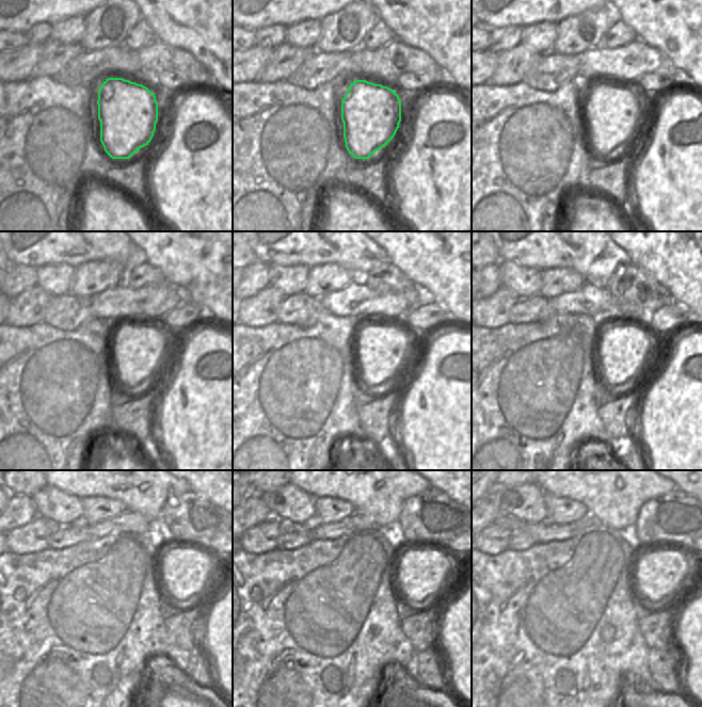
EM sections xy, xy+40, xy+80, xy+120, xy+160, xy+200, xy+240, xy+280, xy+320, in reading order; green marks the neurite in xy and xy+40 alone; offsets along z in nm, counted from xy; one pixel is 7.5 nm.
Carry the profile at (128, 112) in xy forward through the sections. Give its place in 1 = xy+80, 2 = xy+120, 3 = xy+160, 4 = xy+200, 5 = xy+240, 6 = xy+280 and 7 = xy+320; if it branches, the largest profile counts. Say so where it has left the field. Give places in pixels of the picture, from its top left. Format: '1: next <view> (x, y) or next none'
1: next xy+80 (612, 112)
2: next xy+120 (140, 351)
3: next xy+160 (383, 350)
4: next xy+200 (623, 351)
5: next xy+240 (185, 572)
6: next xy+280 (421, 572)
7: next xy+320 (655, 575)

